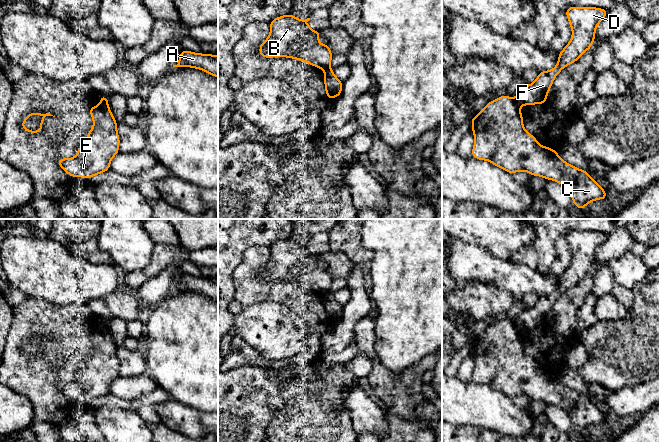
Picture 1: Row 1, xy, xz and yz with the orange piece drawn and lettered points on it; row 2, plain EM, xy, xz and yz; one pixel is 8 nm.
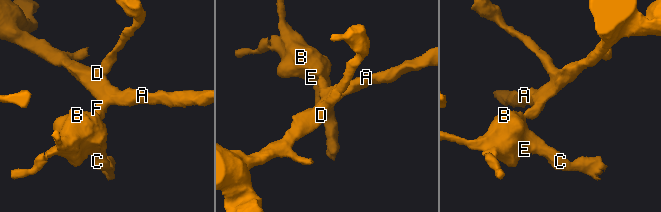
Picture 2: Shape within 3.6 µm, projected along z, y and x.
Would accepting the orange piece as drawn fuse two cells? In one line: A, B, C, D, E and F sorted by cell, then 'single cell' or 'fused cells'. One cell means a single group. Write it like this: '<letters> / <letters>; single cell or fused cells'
A D F / B C E; fused cells

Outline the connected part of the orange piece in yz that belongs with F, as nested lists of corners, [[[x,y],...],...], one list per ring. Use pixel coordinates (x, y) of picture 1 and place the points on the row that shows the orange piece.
[[[569,7],[566,14],[572,29],[572,38],[559,52],[558,64],[550,71],[541,71],[530,85],[524,85],[516,95],[516,102],[522,105],[545,104],[555,77],[561,70],[577,61],[589,50],[595,39],[598,24],[607,16],[609,10],[596,7]]]

